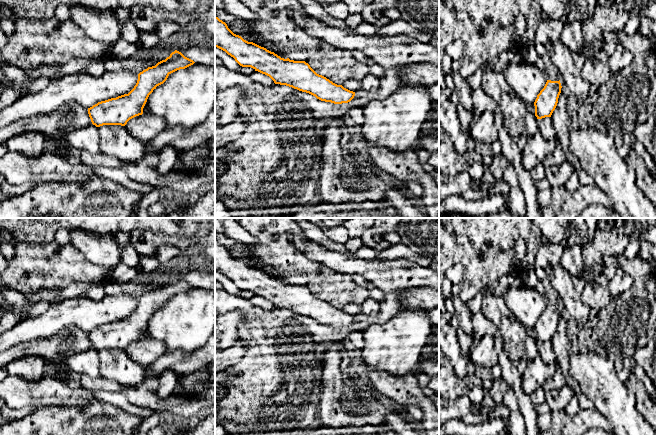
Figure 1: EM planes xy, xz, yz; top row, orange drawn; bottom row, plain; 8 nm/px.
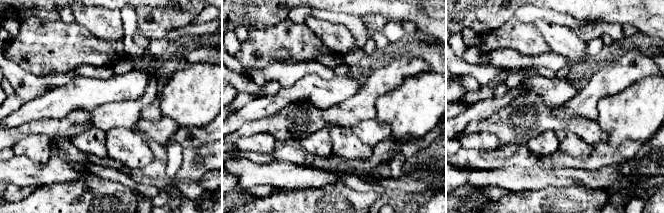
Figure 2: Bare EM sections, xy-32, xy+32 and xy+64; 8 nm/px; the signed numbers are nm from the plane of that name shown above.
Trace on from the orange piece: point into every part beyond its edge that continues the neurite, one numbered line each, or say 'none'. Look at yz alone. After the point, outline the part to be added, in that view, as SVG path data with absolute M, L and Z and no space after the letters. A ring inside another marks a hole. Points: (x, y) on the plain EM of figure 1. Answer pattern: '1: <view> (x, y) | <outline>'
none

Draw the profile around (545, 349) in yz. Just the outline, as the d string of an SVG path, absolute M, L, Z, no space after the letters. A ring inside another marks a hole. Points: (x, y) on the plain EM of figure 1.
M551 341L537 343L538 354L544 362L555 362L555 354Z

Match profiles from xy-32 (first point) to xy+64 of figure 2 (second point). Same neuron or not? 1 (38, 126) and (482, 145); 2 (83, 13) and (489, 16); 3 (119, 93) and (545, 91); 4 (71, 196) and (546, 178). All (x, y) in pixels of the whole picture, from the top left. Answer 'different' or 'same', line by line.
1: different
2: different
3: same
4: different

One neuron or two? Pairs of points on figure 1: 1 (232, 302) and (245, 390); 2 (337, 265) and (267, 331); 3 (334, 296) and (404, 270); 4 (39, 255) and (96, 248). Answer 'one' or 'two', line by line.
1: one
2: two
3: two
4: two

